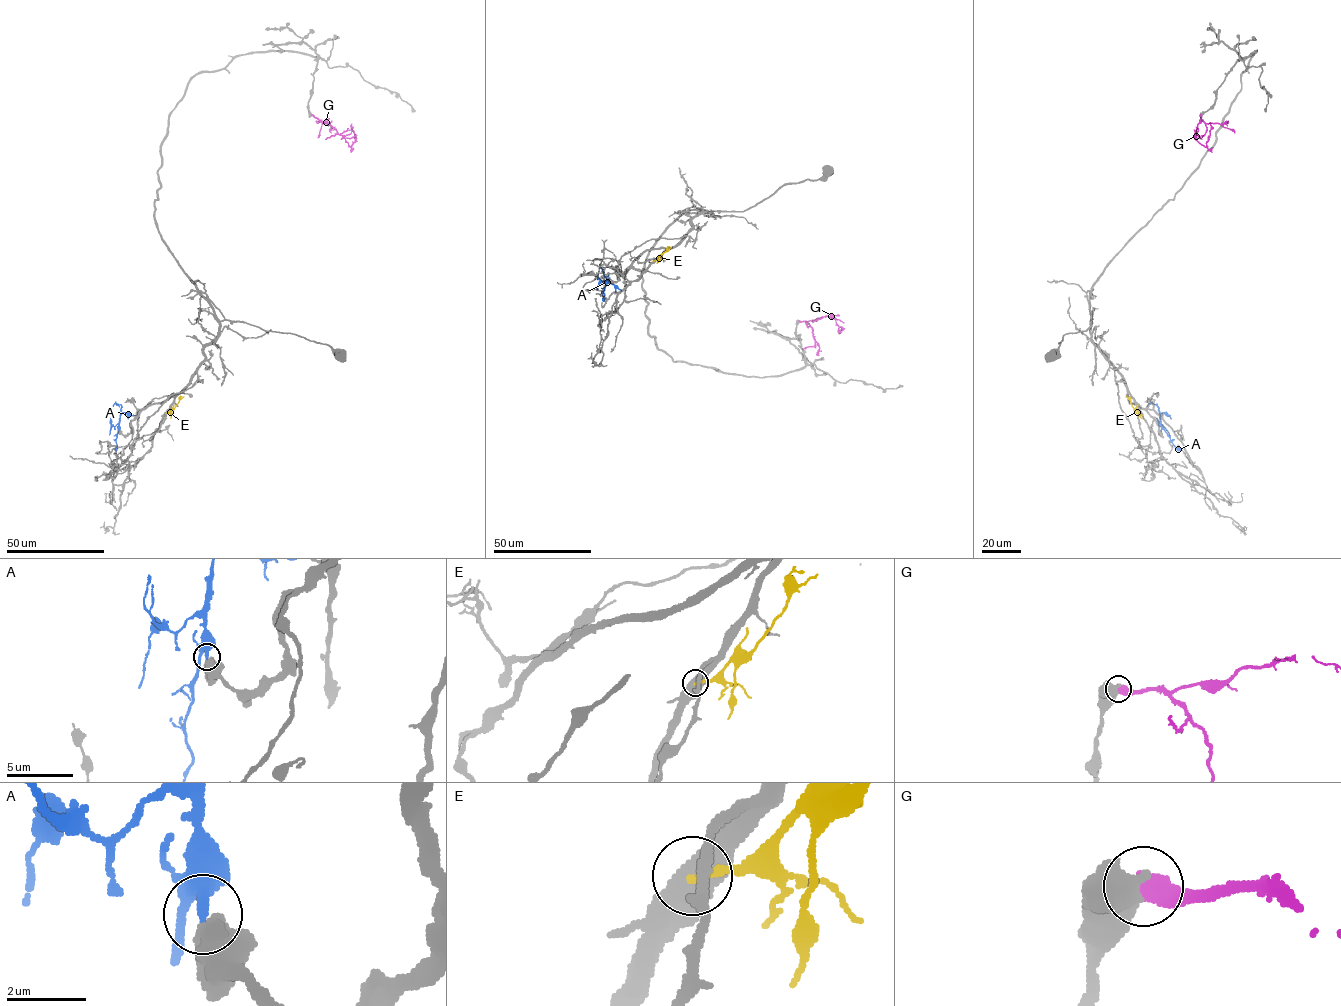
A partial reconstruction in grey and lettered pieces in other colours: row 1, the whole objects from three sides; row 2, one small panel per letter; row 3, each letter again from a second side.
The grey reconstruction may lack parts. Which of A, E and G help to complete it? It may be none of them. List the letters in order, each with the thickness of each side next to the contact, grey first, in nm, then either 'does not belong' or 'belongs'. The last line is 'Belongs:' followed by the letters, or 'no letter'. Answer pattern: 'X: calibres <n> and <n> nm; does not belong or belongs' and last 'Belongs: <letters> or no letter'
A: calibres 750 and 240 nm; belongs
E: calibres 550 and 180 nm; does not belong
G: calibres 800 and 550 nm; does not belong
Belongs: A

